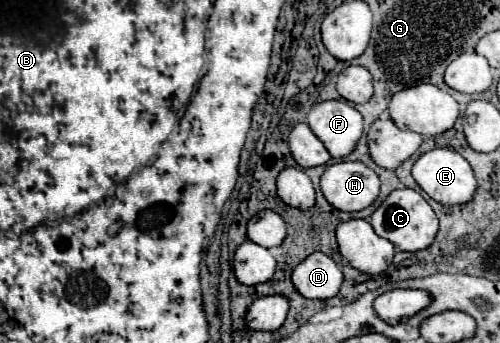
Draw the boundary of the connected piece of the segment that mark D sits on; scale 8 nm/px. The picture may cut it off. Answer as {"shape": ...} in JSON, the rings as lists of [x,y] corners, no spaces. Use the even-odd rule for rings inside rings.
{"shape":[[[313,253],[293,269],[291,281],[307,299],[329,299],[339,291],[343,273],[331,257],[325,253]]]}

